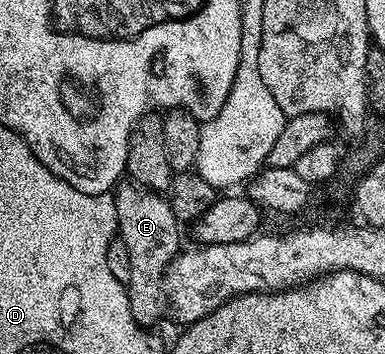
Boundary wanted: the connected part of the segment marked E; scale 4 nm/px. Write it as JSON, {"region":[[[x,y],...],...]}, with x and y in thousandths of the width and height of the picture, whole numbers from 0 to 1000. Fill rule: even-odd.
{"region":[[[291,542],[304,605],[304,664],[330,692],[330,726],[340,737],[340,782],[330,802],[340,895],[351,895],[356,921],[395,927],[395,912],[423,890],[429,850],[429,774],[444,737],[473,706],[470,647],[436,559],[413,545],[408,573],[314,573],[314,551]]]}

